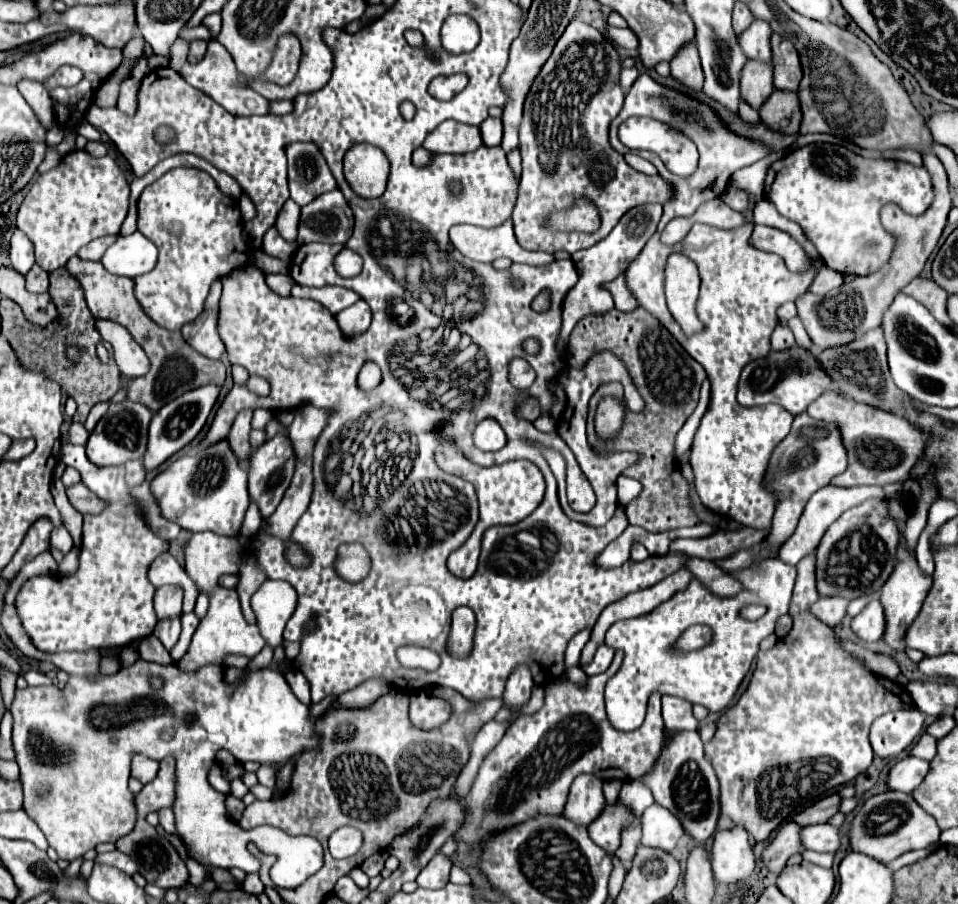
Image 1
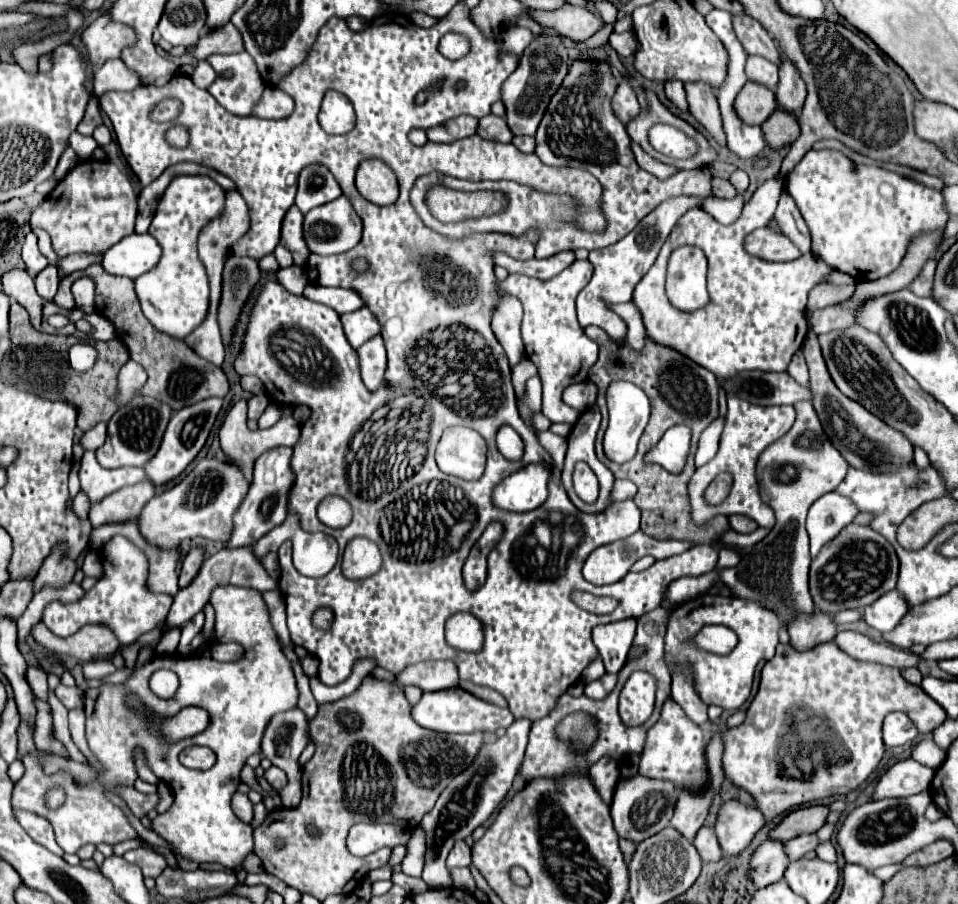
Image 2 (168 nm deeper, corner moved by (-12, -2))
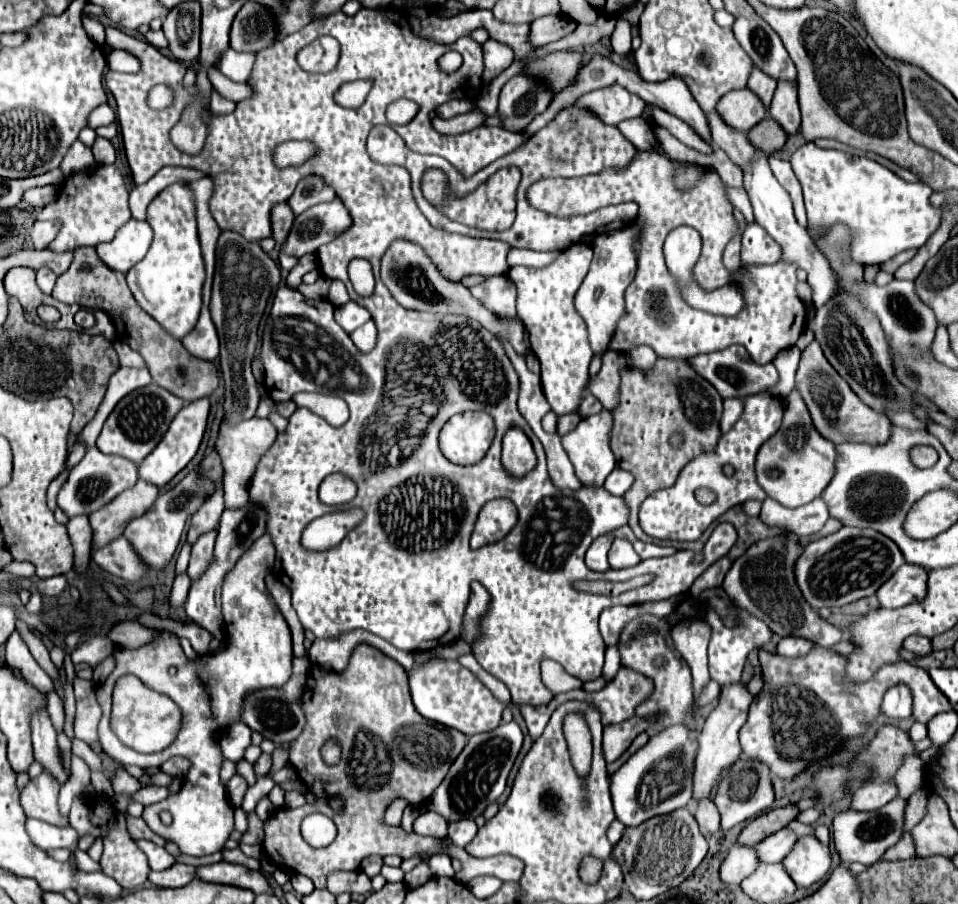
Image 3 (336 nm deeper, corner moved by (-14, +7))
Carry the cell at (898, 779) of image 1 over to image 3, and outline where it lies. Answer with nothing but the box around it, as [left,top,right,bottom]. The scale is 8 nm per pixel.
[852,779,898,811]

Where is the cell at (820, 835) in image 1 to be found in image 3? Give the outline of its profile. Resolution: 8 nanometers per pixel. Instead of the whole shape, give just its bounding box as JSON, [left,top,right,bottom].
[756,829,798,863]

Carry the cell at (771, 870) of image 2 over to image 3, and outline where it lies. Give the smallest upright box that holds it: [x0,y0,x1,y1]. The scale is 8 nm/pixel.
[720,845,760,885]

